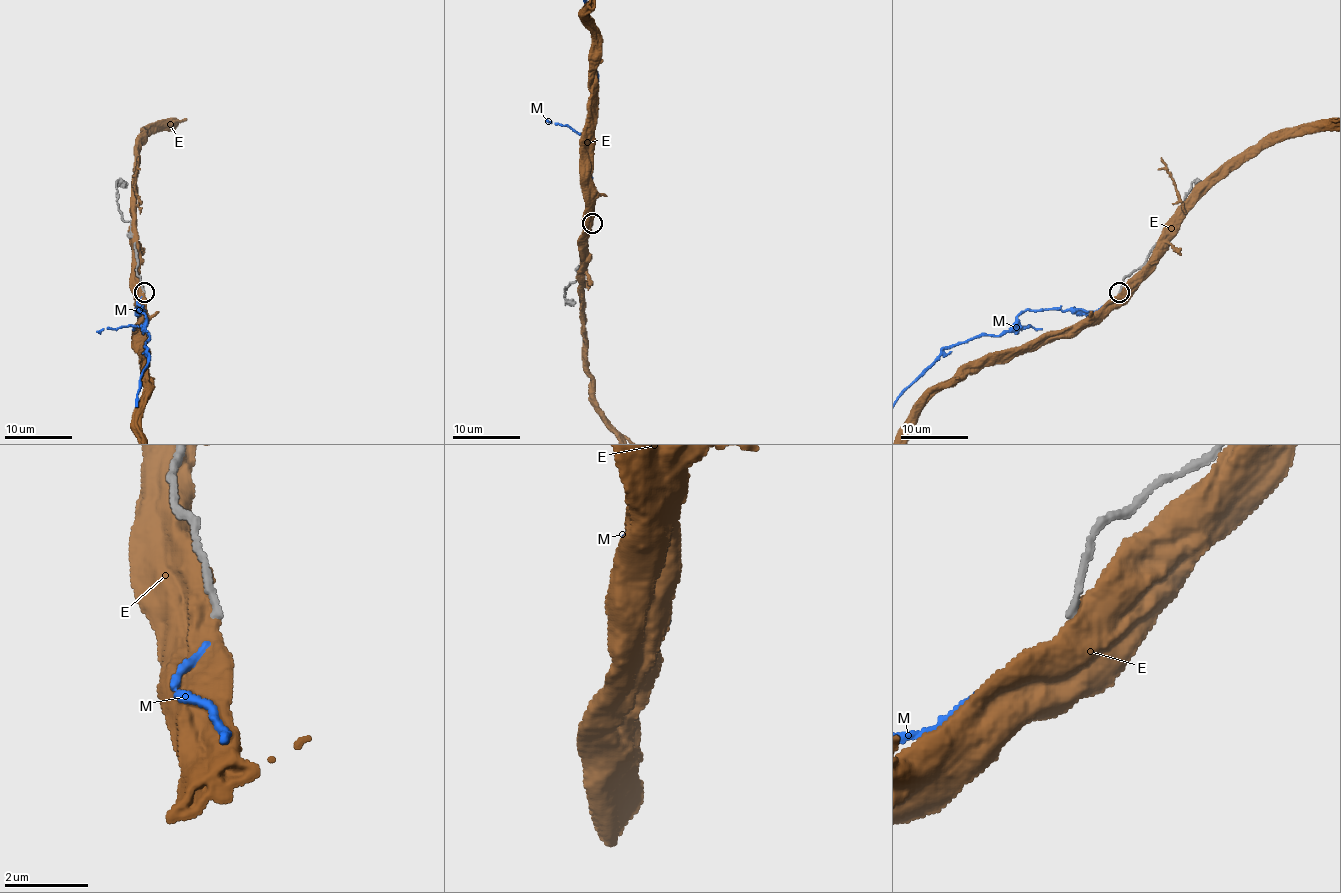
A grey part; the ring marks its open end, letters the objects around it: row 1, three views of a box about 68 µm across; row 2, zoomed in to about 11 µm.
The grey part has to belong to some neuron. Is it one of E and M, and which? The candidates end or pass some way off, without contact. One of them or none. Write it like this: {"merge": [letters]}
{"merge": ["M"]}

